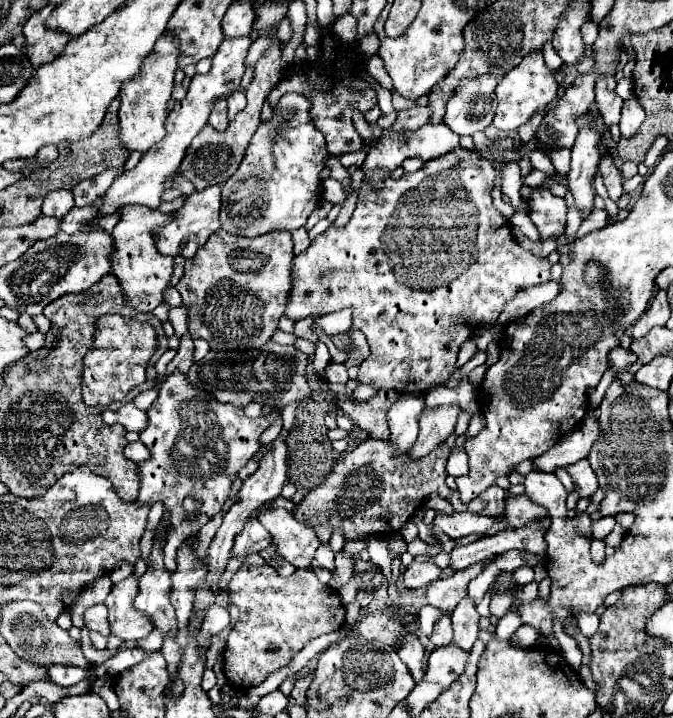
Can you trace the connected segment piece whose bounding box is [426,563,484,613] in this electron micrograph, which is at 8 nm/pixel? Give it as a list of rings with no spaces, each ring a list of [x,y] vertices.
[[[478,563],[478,565],[472,565],[472,567],[464,569],[464,571],[454,573],[454,577],[436,579],[434,583],[430,583],[430,587],[428,587],[428,591],[426,591],[428,605],[452,613],[454,607],[460,603],[460,599],[466,597],[466,585],[468,585],[482,569],[484,569],[484,563]]]

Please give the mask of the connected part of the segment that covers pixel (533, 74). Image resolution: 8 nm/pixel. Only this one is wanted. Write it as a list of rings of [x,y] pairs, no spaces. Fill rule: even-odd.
[[[534,51],[530,55],[524,57],[524,61],[514,67],[510,73],[506,73],[506,77],[498,83],[496,87],[496,97],[498,97],[498,109],[496,109],[496,117],[494,117],[494,127],[498,131],[516,131],[520,125],[524,125],[532,113],[538,107],[550,105],[552,99],[558,93],[558,85],[554,81],[554,71],[550,71],[542,59],[540,51]]]

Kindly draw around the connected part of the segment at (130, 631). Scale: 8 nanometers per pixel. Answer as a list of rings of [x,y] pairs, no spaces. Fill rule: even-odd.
[[[130,577],[122,583],[112,585],[110,595],[106,597],[104,605],[108,607],[108,623],[110,633],[122,641],[138,641],[150,635],[152,621],[134,609],[132,601],[138,593],[138,579]]]

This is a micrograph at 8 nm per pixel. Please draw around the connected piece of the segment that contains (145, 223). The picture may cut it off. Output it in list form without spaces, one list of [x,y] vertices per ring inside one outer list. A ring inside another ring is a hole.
[[[124,207],[122,217],[112,231],[114,237],[114,255],[112,255],[112,273],[120,281],[120,289],[124,293],[126,305],[140,311],[140,313],[152,313],[158,303],[162,301],[162,293],[168,287],[168,281],[172,277],[172,265],[174,257],[160,255],[156,249],[156,239],[152,235],[154,227],[170,223],[170,213],[160,213],[156,209],[148,207]]]

